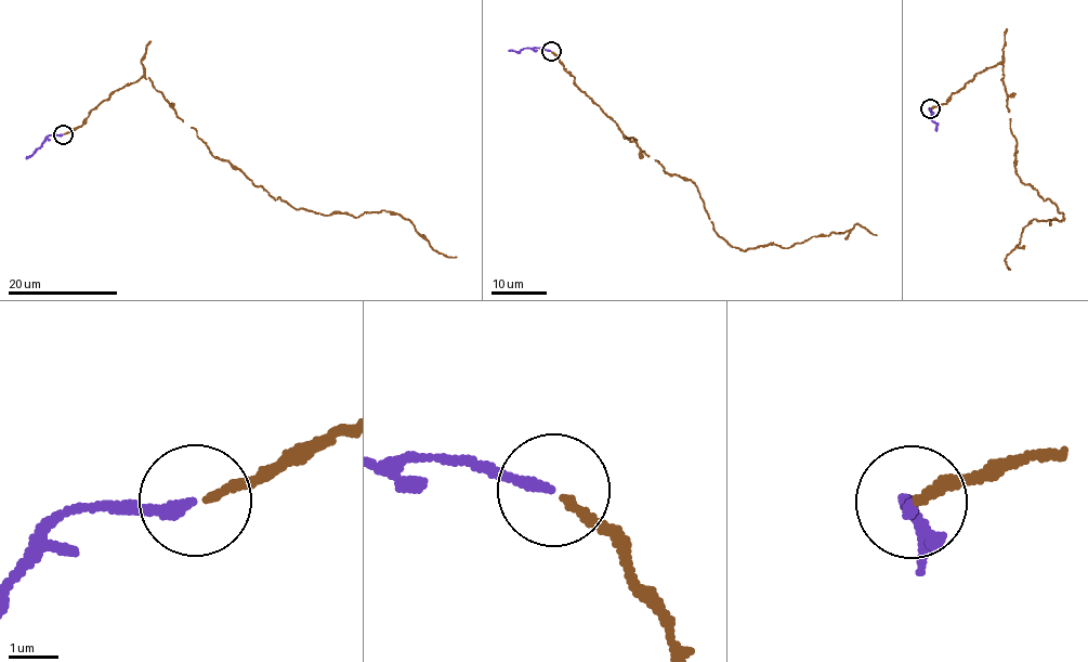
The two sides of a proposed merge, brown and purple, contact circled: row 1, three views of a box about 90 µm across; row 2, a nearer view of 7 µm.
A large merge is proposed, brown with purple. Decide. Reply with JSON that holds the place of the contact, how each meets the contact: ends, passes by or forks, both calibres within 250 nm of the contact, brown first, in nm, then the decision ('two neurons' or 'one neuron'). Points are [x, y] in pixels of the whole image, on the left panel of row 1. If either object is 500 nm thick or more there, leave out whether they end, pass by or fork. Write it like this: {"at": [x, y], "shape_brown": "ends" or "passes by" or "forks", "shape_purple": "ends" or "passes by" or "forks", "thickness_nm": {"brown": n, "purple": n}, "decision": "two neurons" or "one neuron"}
{"at": [63, 134], "shape_brown": "ends", "shape_purple": "ends", "thickness_nm": {"brown": 170, "purple": 220}, "decision": "one neuron"}

